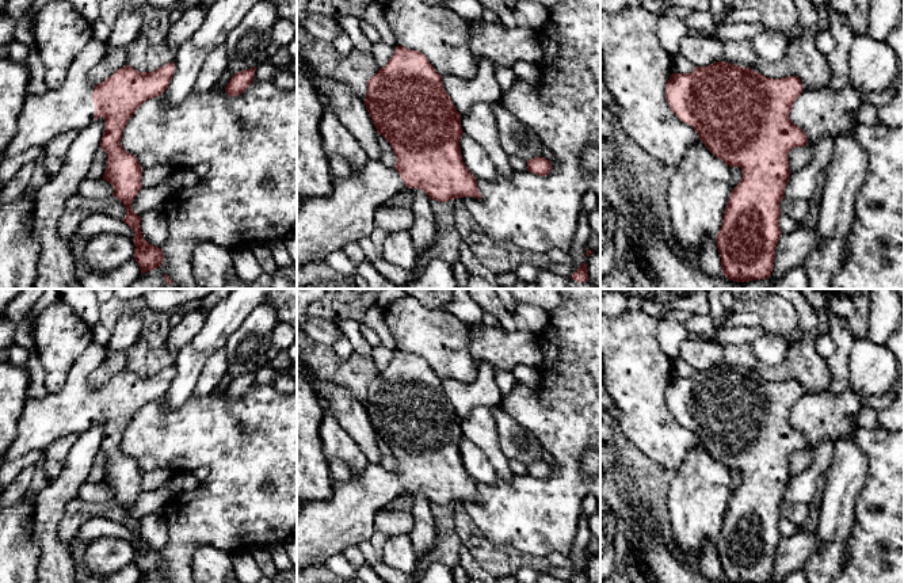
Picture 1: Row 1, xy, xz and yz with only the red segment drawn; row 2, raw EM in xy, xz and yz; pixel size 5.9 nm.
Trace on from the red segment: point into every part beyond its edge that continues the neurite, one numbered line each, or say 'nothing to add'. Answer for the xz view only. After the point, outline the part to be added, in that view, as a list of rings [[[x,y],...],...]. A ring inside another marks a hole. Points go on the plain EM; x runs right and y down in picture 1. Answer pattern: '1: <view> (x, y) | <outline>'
1: xz (324, 529) | [[[367,464],[361,475],[347,481],[332,480],[329,500],[305,503],[297,515],[297,572],[324,563],[362,541],[370,541],[375,531],[375,515],[405,488],[393,470],[379,464]]]

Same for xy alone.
1: xy (68, 411) | [[[91,343],[70,367],[64,388],[42,399],[27,397],[18,422],[18,437],[0,460],[0,465],[33,450],[45,451],[57,438],[80,435],[95,419],[89,374],[104,361],[104,346]]]

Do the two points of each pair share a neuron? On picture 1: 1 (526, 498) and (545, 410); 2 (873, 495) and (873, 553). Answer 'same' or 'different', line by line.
1: same
2: same

